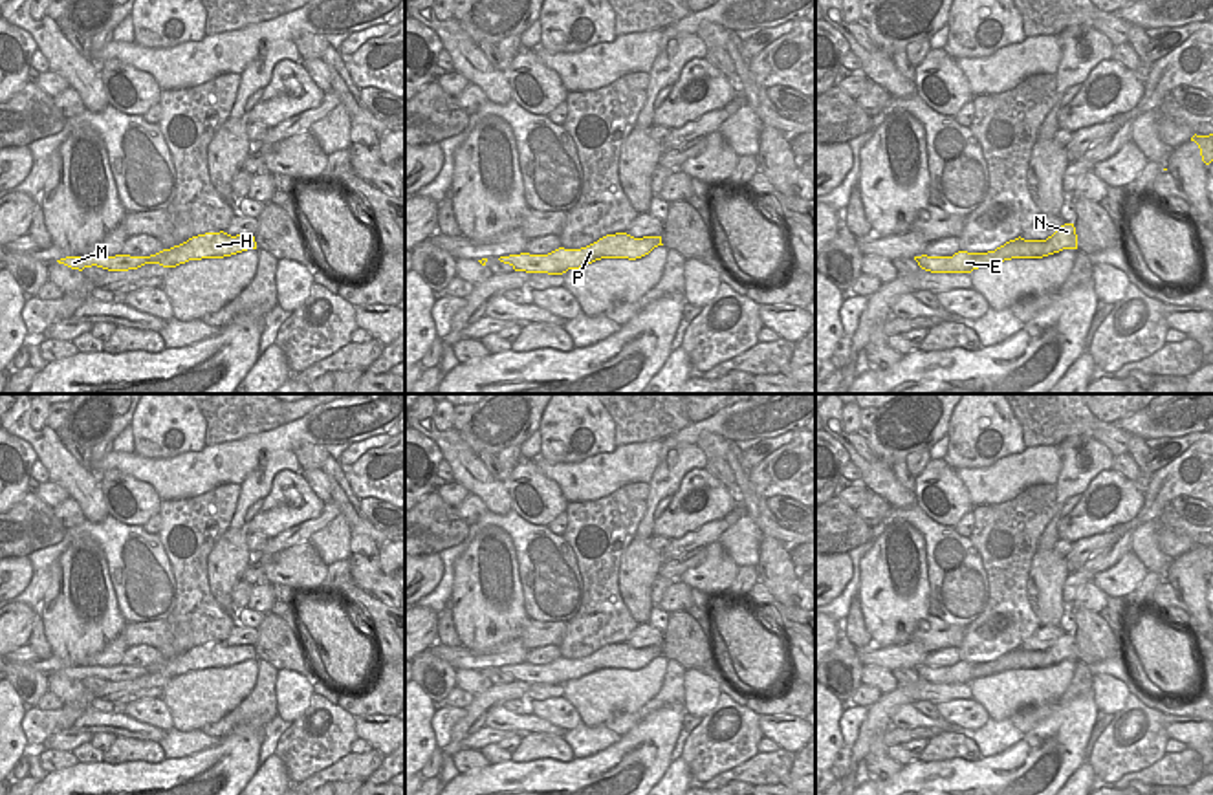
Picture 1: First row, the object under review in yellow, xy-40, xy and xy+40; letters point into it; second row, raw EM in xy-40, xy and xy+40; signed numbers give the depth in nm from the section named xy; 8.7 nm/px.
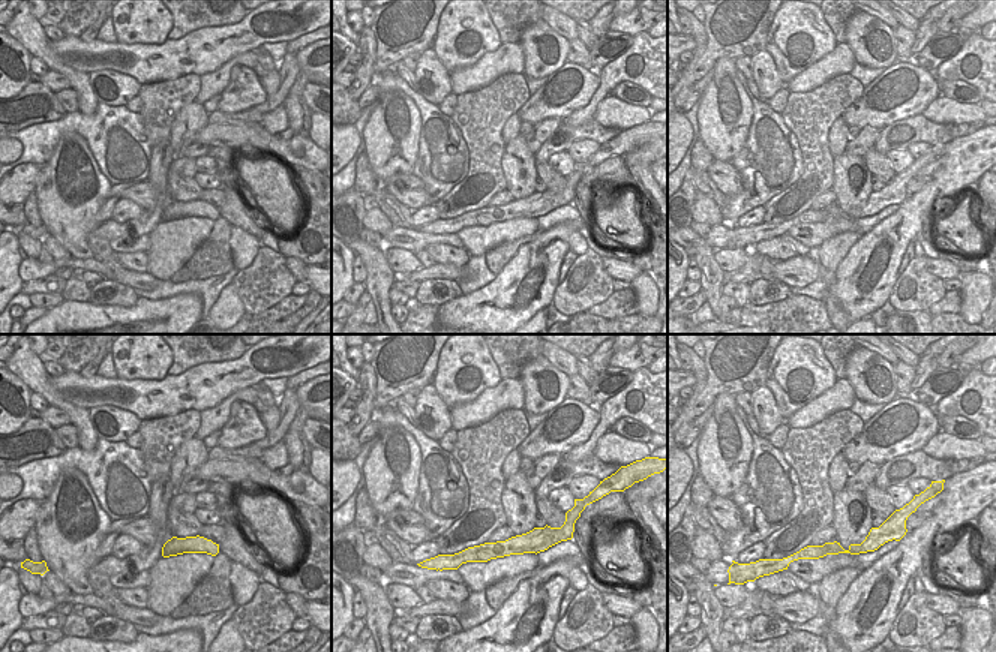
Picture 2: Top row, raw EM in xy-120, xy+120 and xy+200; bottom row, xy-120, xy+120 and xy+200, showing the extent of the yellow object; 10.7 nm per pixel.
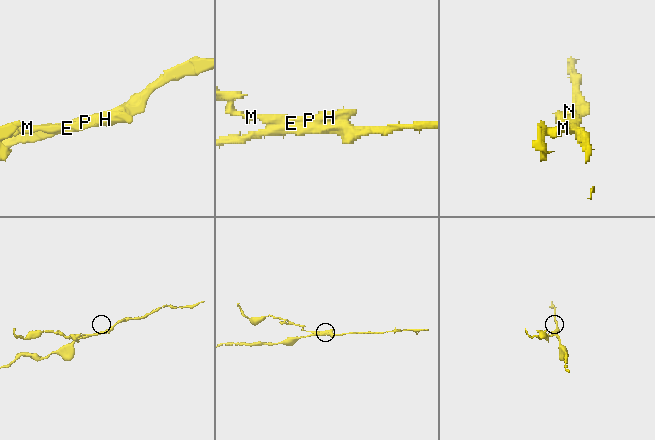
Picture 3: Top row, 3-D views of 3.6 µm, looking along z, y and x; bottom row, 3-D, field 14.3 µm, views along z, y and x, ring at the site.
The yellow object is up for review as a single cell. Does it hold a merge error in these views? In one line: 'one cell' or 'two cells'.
two cells

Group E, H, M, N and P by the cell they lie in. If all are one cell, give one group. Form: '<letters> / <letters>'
E H M P / N

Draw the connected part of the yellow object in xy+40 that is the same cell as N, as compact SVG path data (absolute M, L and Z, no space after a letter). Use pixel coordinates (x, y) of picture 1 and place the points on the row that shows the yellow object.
M1065 223L1046 240L1033 240L1033 242L1026 244L1026 247L1037 258L1059 253L1063 249L1077 249L1076 227L1074 227L1074 223Z

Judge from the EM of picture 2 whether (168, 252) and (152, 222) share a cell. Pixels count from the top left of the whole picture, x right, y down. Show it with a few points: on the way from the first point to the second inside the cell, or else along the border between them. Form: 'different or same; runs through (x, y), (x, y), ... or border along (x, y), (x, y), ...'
different; border along (161, 221), (149, 233)

